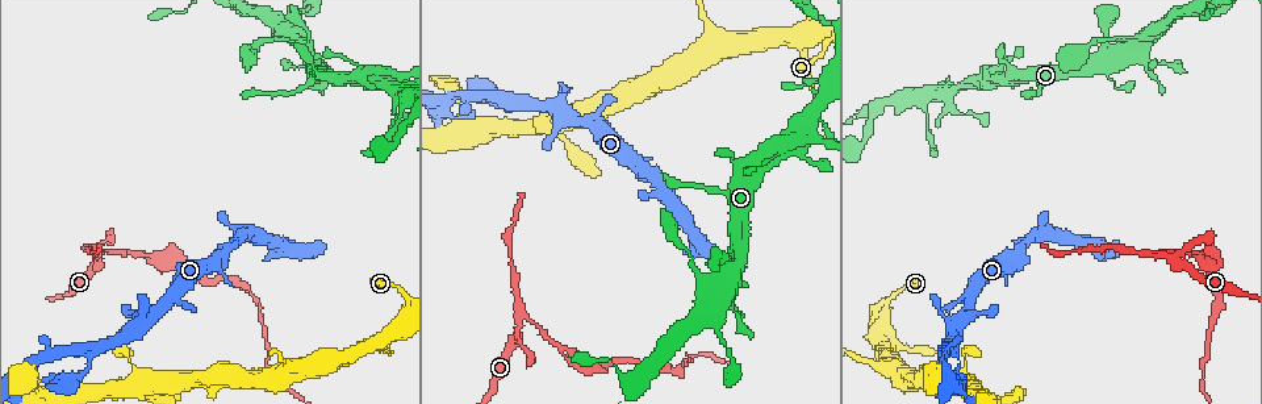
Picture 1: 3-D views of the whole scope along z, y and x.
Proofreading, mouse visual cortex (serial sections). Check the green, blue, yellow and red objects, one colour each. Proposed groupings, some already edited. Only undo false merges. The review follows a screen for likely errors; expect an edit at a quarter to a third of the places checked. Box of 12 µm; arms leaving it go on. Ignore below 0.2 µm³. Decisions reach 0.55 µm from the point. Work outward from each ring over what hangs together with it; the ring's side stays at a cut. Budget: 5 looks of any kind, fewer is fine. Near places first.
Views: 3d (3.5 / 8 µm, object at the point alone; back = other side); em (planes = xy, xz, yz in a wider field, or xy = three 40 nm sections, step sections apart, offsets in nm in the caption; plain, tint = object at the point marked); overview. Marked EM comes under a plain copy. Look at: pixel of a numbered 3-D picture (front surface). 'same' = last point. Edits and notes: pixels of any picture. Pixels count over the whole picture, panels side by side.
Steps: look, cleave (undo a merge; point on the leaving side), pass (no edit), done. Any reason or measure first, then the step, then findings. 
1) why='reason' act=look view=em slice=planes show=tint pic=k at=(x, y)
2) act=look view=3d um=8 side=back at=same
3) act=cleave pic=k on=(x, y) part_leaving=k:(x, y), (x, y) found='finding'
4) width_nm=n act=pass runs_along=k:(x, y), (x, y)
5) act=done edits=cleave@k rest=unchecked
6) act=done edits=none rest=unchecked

why='abrupt turn' act=look view=3d um=8 pic=1 at=(521, 315)

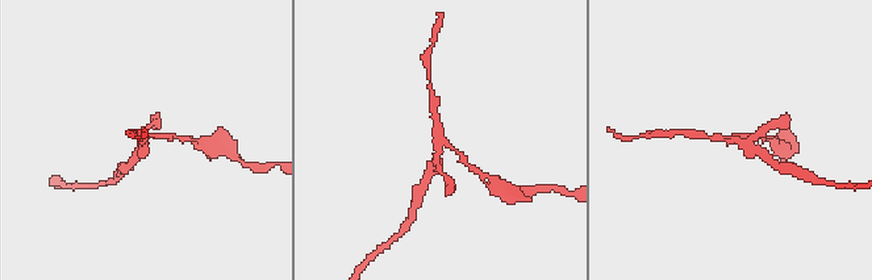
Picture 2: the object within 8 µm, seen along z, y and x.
why='closer look' act=look view=3d um=3.5 pic=2 at=(441, 146)

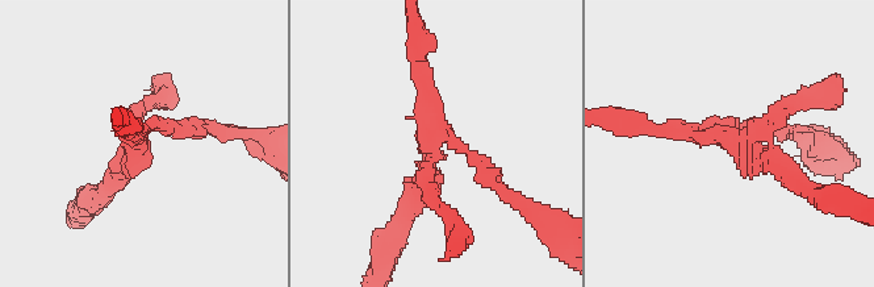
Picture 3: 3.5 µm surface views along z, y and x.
act=look view=em slice=xy step=5 show=tint pic=3 at=(722, 133)

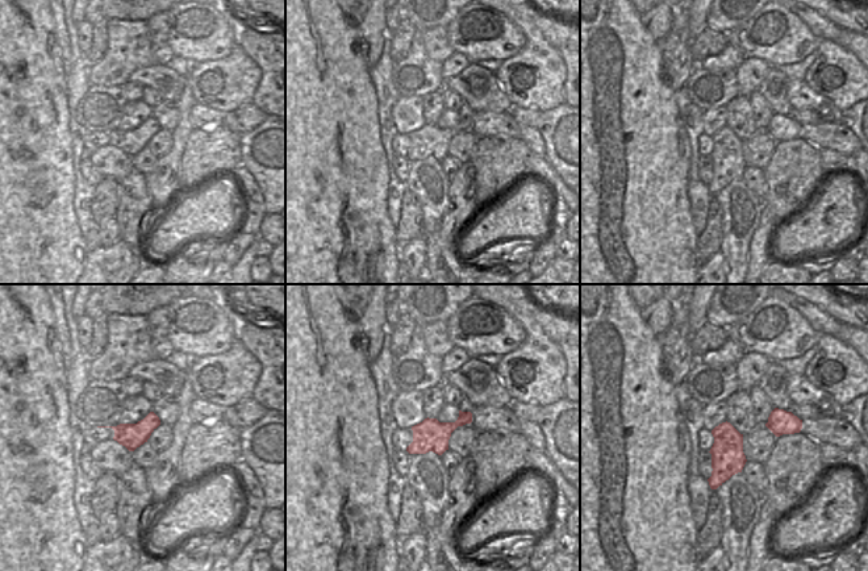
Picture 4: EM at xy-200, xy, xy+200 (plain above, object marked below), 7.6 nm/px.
act=cleave pic=3 on=(175, 125) part_leaving=3:(134, 162), (151, 127), (200, 127) found='a second cell is stuck on'

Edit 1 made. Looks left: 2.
act=look view=overview

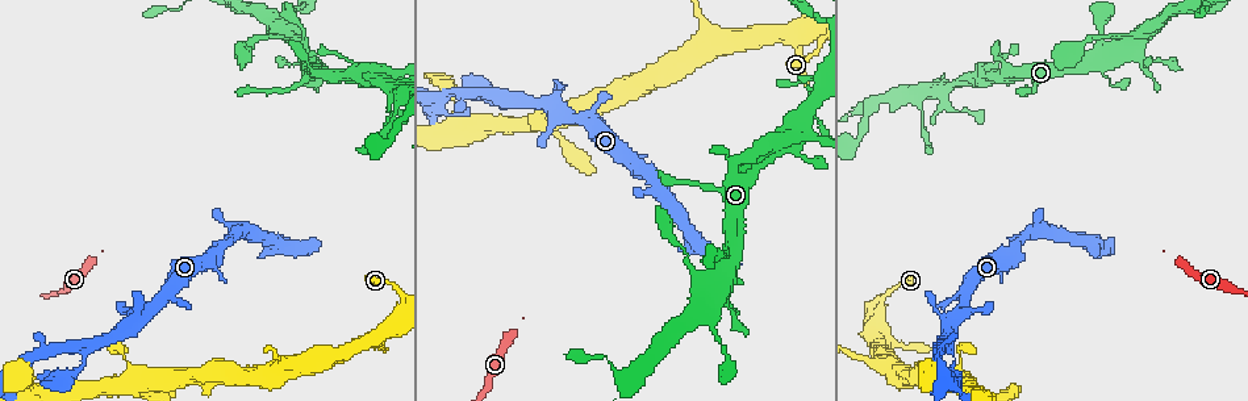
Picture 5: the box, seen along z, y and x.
why='sharp bend' act=look view=3d um=3.5 side=back pic=5 at=(291, 36)

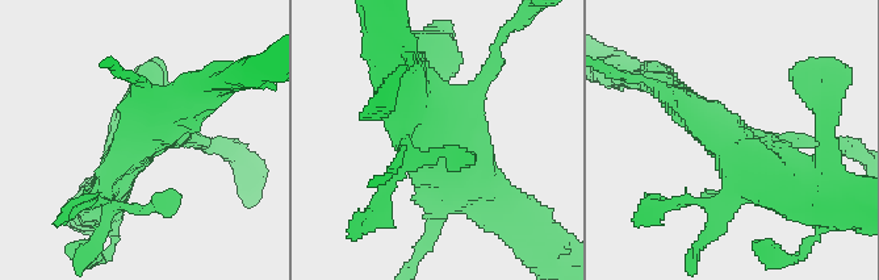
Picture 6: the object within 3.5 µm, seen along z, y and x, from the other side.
act=pass runs_along=6:(790, 195), (676, 93) found='continuous, no second cell'

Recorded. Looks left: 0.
act=done edits=cleave@3 rest=unchecked

